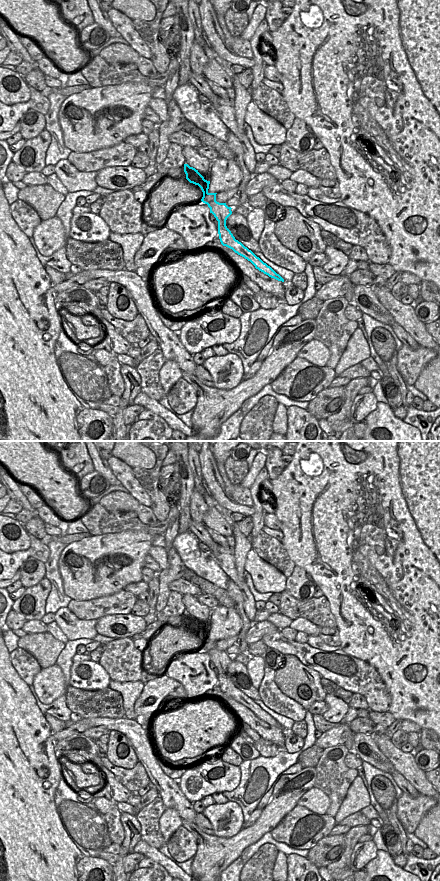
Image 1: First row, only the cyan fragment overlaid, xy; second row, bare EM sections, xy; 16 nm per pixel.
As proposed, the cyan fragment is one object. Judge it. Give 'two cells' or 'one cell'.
one cell

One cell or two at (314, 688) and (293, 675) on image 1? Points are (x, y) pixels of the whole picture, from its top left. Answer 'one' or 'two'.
one

